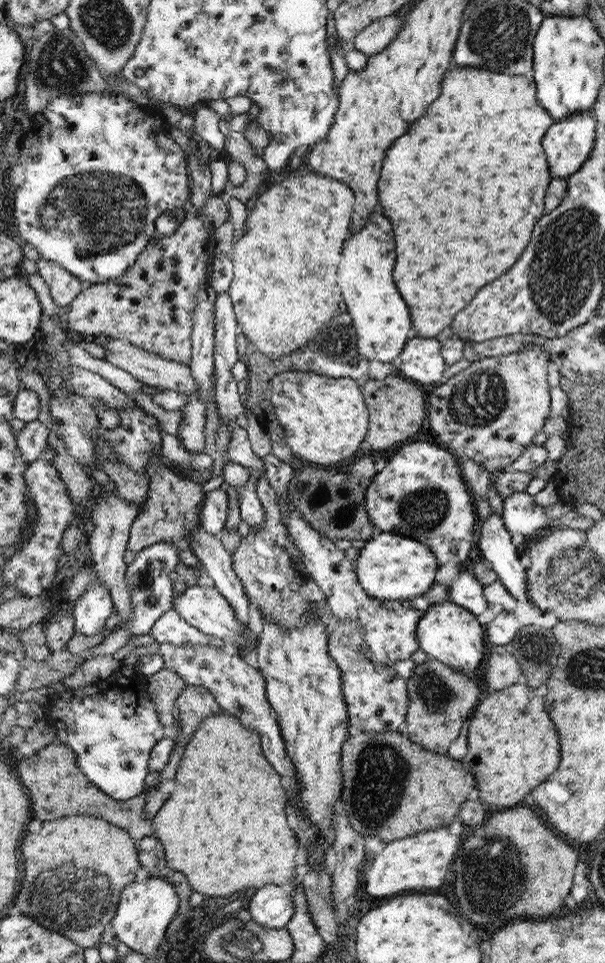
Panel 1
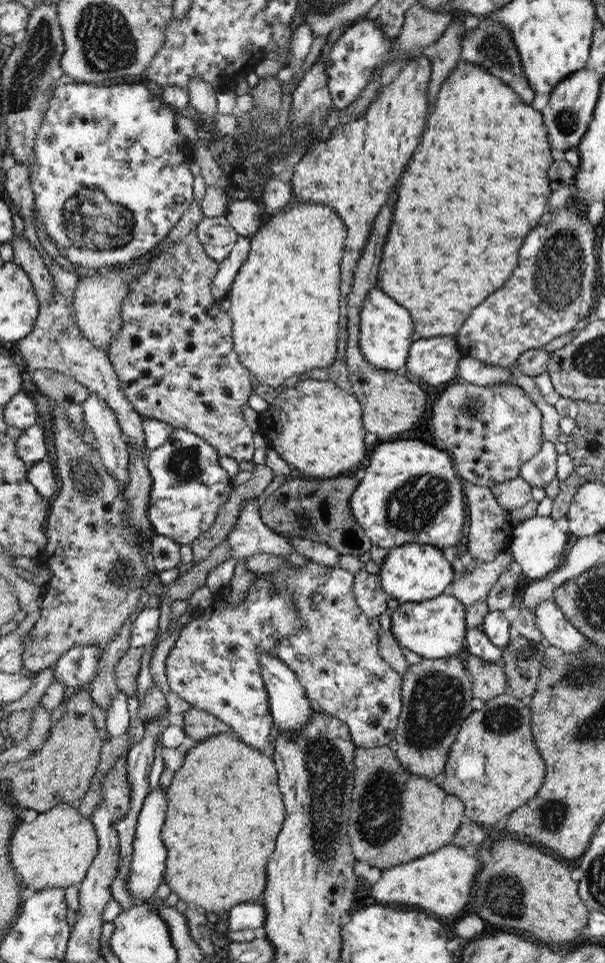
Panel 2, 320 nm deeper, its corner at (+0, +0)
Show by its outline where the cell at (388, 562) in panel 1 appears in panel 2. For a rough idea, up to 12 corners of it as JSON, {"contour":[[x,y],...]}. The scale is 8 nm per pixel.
{"contour":[[440,548],[390,549],[379,571],[393,603],[440,597],[454,570]]}

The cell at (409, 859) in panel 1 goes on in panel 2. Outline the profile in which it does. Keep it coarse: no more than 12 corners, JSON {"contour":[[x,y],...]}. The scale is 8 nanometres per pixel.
{"contour":[[451,843],[384,870],[372,896],[458,918],[476,856]]}

